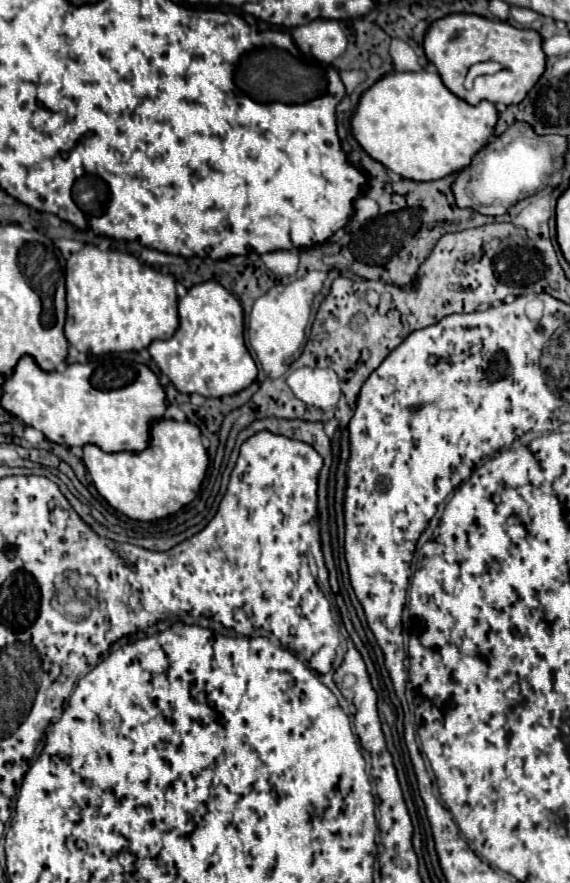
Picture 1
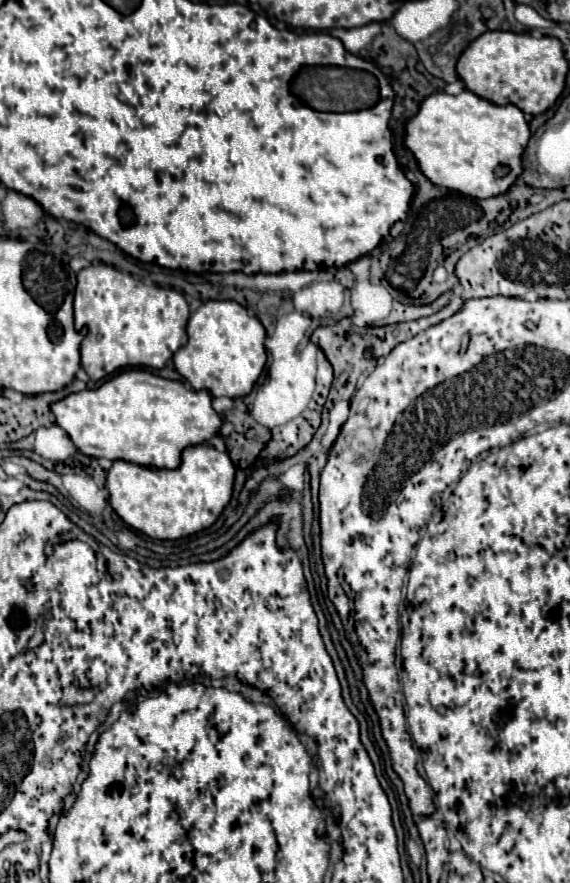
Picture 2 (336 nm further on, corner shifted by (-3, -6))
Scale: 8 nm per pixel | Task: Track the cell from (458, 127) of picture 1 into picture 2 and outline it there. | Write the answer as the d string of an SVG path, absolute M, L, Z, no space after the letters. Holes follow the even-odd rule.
M472 91L460 95L434 93L422 101L418 115L406 125L406 147L414 153L422 173L438 187L484 199L506 193L522 173L522 153L530 141L524 113L514 105L494 105ZM508 165L510 173L496 177L494 169Z

